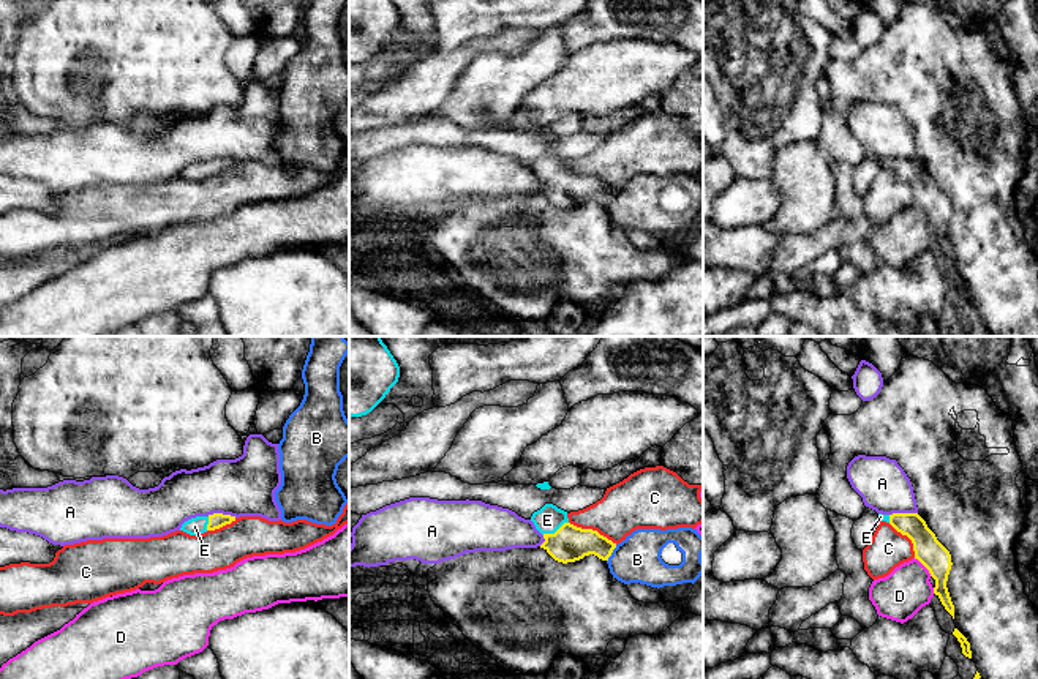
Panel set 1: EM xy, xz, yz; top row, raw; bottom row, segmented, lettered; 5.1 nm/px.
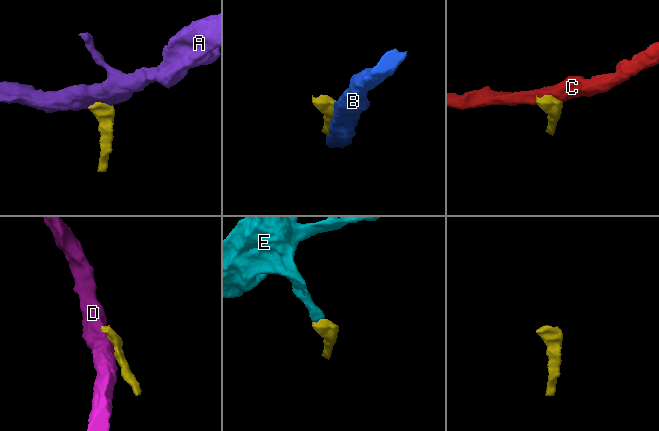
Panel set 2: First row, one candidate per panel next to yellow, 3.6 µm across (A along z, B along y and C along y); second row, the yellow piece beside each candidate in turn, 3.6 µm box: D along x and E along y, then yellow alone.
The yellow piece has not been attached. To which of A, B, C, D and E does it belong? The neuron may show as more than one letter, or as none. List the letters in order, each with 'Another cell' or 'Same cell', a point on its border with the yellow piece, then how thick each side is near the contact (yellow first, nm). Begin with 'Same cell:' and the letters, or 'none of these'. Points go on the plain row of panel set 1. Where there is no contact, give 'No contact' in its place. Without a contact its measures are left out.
Same cell: E
A: Another cell. Touches yellow at xy (221, 160). Thickness 80 nm (yellow) against 300 nm
B: Another cell. Touches yellow at xz (612, 198). Thickness 190 nm (yellow) against 240 nm
C: Another cell. Touches yellow at xz (591, 176). Thickness 190 nm (yellow) against 260 nm
D: Another cell. Touches yellow at yz (923, 210). Thickness 150 nm (yellow) against 240 nm
E: Same cell. Touches yellow at xz (556, 177). Thickness 190 nm (yellow) against 140 nm

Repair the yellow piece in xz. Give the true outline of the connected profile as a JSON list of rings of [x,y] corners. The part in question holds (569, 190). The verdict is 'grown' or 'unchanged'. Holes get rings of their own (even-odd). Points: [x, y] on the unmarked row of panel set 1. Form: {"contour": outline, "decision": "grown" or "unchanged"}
{"contour": [[[545,150],[531,163],[536,175],[543,182],[540,191],[555,207],[567,210],[594,201],[608,207],[616,189],[592,175],[581,175],[569,169],[567,158]]], "decision": "grown"}

